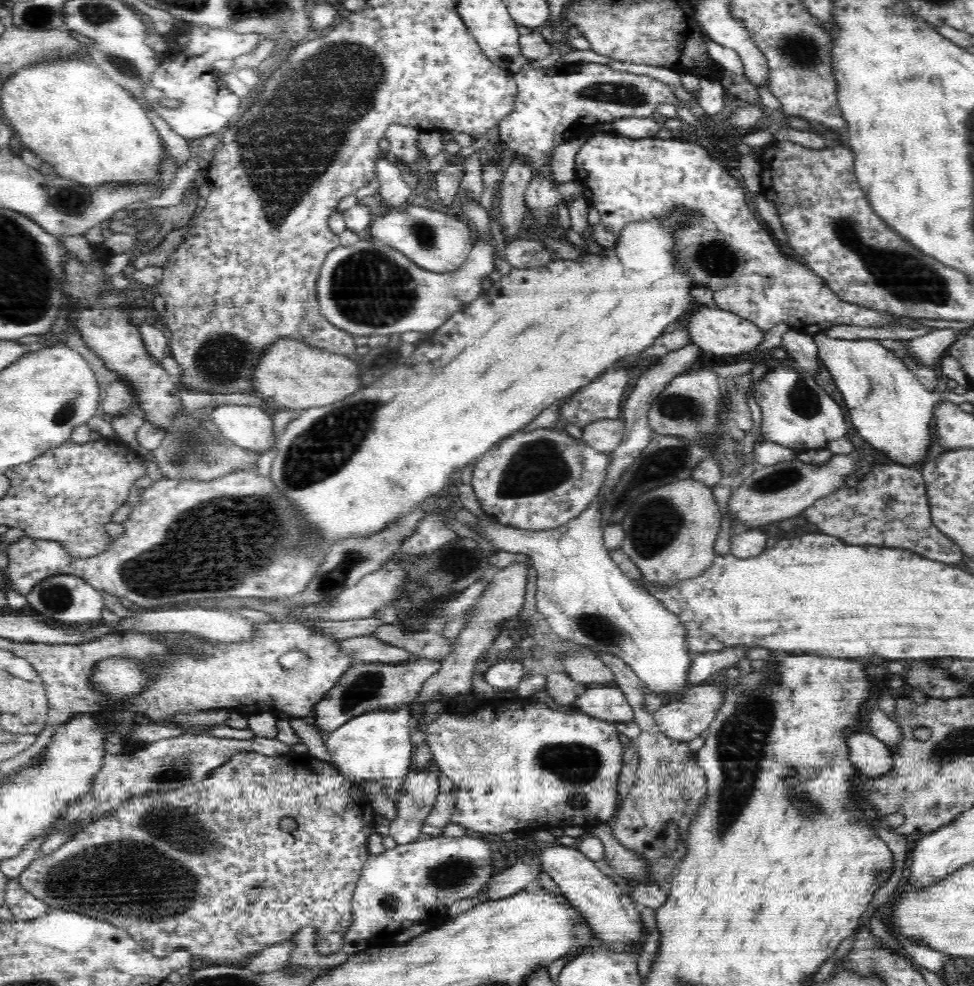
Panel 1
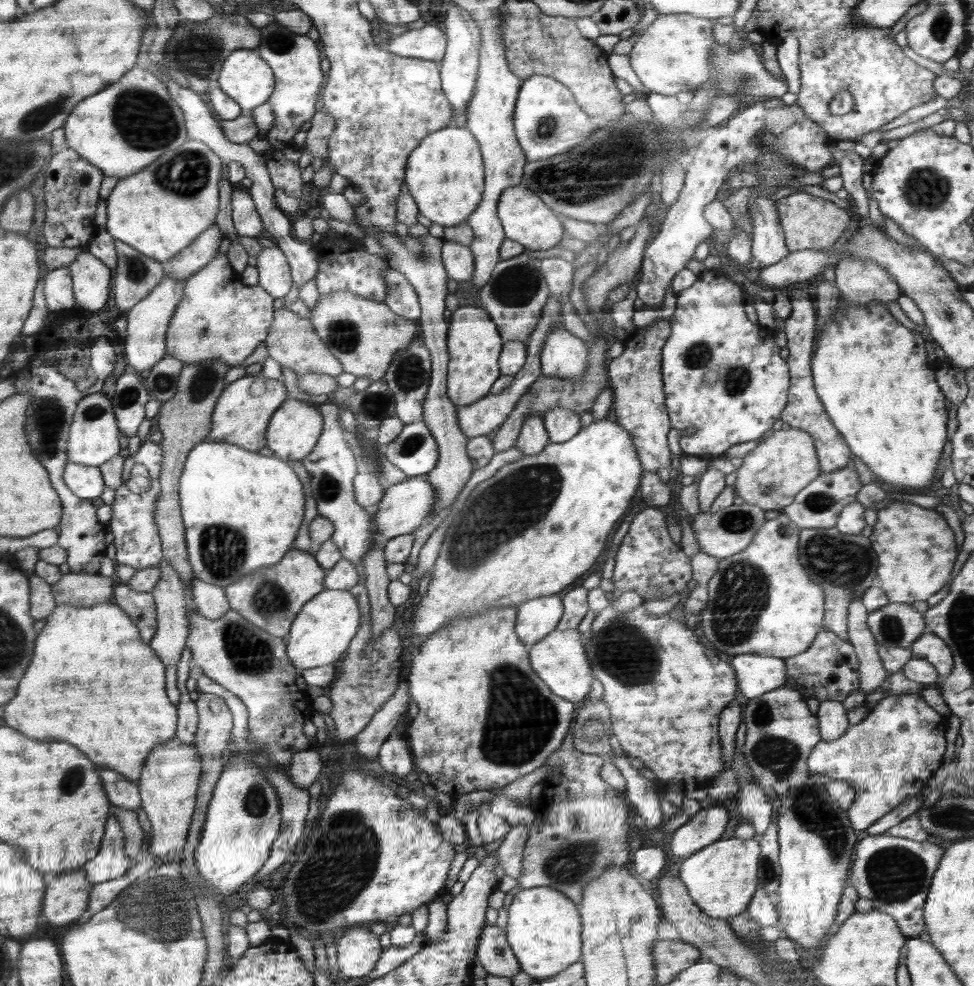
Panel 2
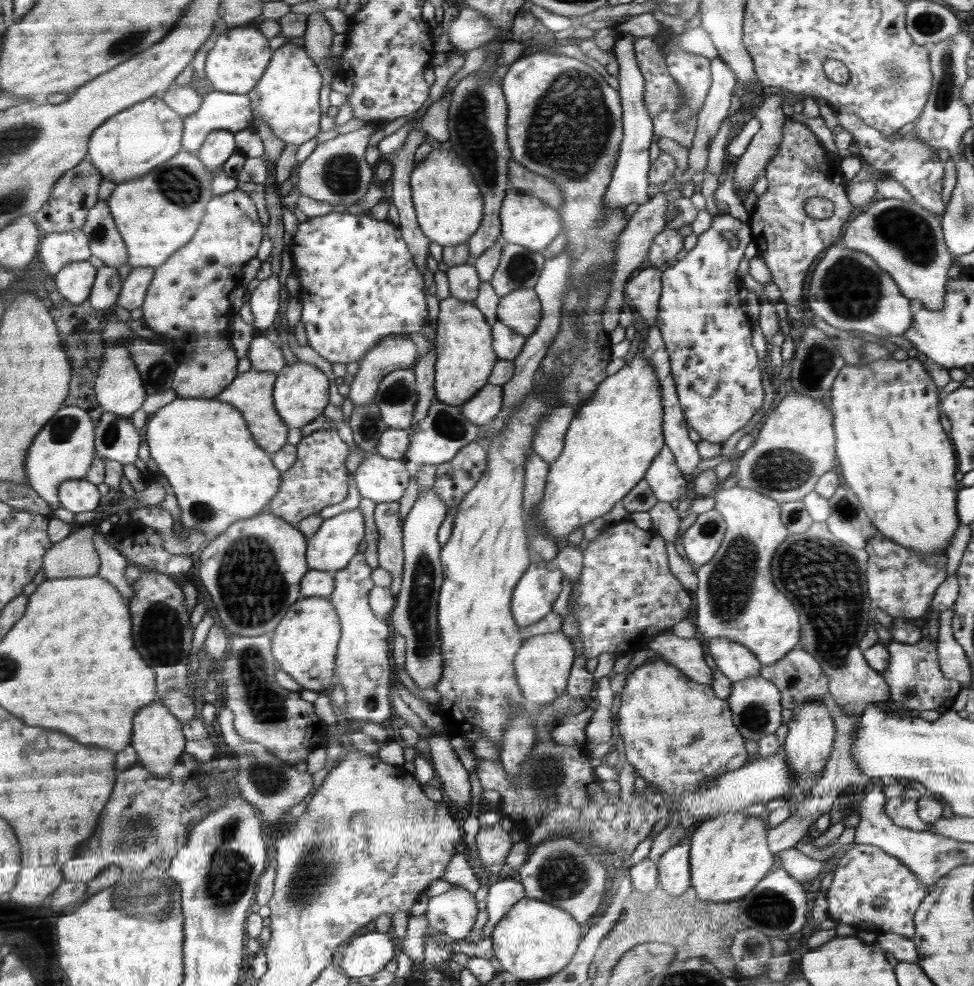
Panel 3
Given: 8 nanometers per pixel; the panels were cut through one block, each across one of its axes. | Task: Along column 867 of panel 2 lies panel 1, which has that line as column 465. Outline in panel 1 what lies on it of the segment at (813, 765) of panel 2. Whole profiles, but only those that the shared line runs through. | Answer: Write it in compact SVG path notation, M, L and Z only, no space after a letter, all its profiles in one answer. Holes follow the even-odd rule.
M510 700L504 702L504 712L502 712L502 702L496 704L494 708L486 708L479 711L470 712L467 715L458 715L453 712L444 712L440 714L434 722L420 721L419 731L426 732L426 742L430 747L434 761L438 764L440 774L450 778L454 783L454 789L457 793L454 812L451 814L449 822L478 832L488 832L488 834L504 834L504 832L514 832L530 826L537 826L538 829L549 828L568 828L568 826L579 826L584 831L591 831L606 820L610 820L617 812L618 807L618 778L620 778L623 768L623 742L620 741L621 733L616 729L615 723L598 720L593 716L584 714L581 710L572 708L568 712L560 712L548 708L544 703L533 701L529 704L522 700Z

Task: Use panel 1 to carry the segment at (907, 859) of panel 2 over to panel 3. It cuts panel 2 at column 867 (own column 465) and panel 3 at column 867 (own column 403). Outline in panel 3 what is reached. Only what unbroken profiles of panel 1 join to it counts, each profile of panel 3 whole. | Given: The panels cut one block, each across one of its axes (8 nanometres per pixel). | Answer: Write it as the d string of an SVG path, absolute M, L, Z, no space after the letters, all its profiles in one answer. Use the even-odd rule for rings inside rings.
M872 844L856 845L841 857L831 885L826 893L829 918L854 927L860 922L870 922L881 933L894 933L913 938L915 934L914 914L920 902L929 893L927 885L899 857L884 852L884 849ZM880 896L886 899L882 908L874 908L872 900Z

